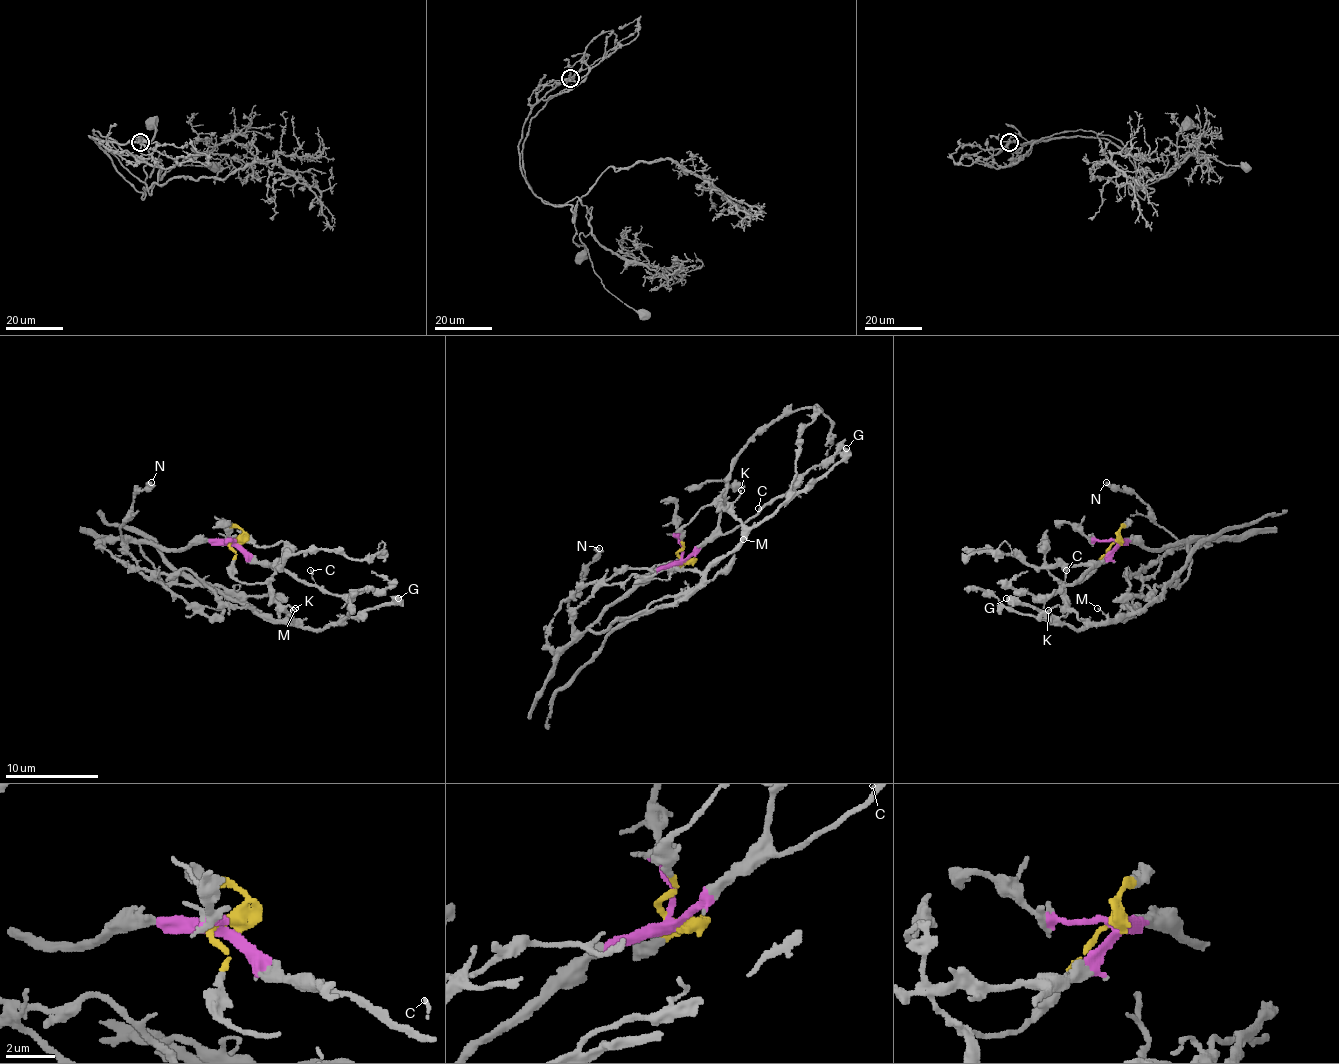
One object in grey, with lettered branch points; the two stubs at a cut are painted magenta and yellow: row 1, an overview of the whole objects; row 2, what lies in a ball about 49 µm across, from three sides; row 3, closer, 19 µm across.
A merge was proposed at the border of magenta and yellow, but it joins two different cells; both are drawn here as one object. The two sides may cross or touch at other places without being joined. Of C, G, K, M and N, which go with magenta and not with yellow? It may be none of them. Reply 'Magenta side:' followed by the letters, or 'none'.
Magenta side: C, N

